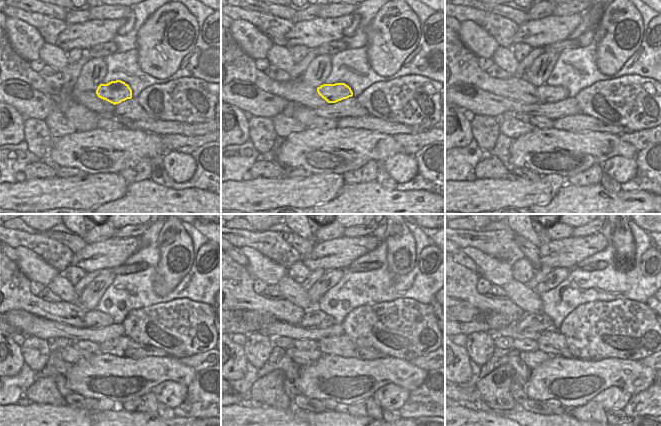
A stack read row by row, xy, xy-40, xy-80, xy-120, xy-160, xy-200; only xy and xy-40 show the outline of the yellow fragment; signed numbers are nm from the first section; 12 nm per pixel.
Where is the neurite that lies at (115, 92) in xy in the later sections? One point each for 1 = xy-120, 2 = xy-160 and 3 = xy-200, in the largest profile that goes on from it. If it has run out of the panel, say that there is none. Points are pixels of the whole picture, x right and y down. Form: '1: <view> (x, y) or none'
1: xy-120 (93, 318)
2: xy-160 (314, 318)
3: xy-200 (538, 321)

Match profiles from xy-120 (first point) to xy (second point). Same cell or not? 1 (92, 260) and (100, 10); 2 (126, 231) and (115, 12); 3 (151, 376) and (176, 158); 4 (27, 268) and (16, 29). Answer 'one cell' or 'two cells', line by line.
1: two cells
2: one cell
3: two cells
4: one cell

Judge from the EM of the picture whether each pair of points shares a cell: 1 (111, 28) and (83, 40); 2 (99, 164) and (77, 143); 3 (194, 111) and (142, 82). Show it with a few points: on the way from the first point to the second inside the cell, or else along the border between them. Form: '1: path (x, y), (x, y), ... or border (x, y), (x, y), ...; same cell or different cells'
1: path (104, 31), (90, 33); same cell
2: path (93, 158), (81, 149); same cell
3: border (171, 80), (153, 83), (135, 97); different cells

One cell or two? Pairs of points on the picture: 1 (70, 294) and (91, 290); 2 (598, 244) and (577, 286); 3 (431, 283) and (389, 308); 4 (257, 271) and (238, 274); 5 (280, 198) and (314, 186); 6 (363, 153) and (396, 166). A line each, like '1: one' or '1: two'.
1: two
2: two
3: two
4: two
5: one
6: two

